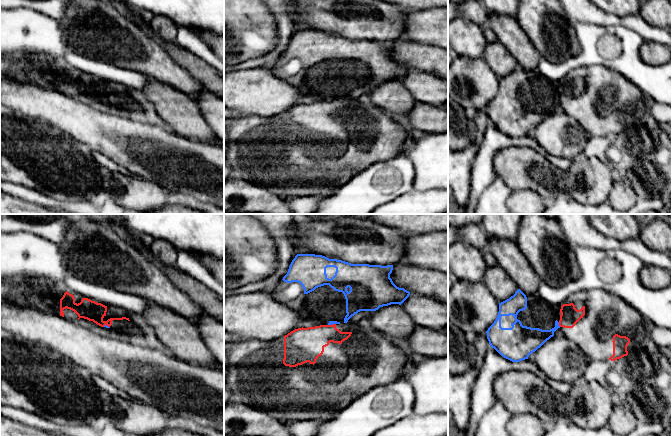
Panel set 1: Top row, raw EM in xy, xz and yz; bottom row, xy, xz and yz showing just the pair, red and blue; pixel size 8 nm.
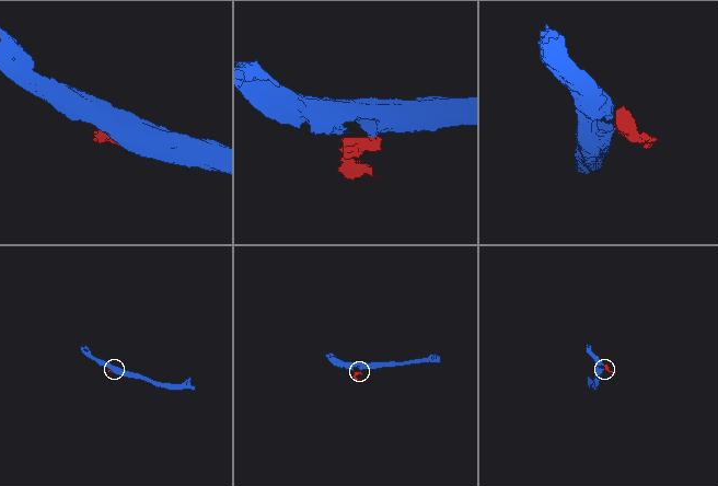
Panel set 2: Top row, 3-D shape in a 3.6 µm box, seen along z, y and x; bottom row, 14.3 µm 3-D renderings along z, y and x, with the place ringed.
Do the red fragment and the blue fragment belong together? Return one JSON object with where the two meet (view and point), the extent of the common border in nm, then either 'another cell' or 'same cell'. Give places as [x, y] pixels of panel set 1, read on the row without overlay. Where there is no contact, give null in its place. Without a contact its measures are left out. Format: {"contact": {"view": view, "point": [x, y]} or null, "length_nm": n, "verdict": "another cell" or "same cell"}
{"contact": {"view": "yz", "point": [559, 100]}, "length_nm": 40, "verdict": "another cell"}

